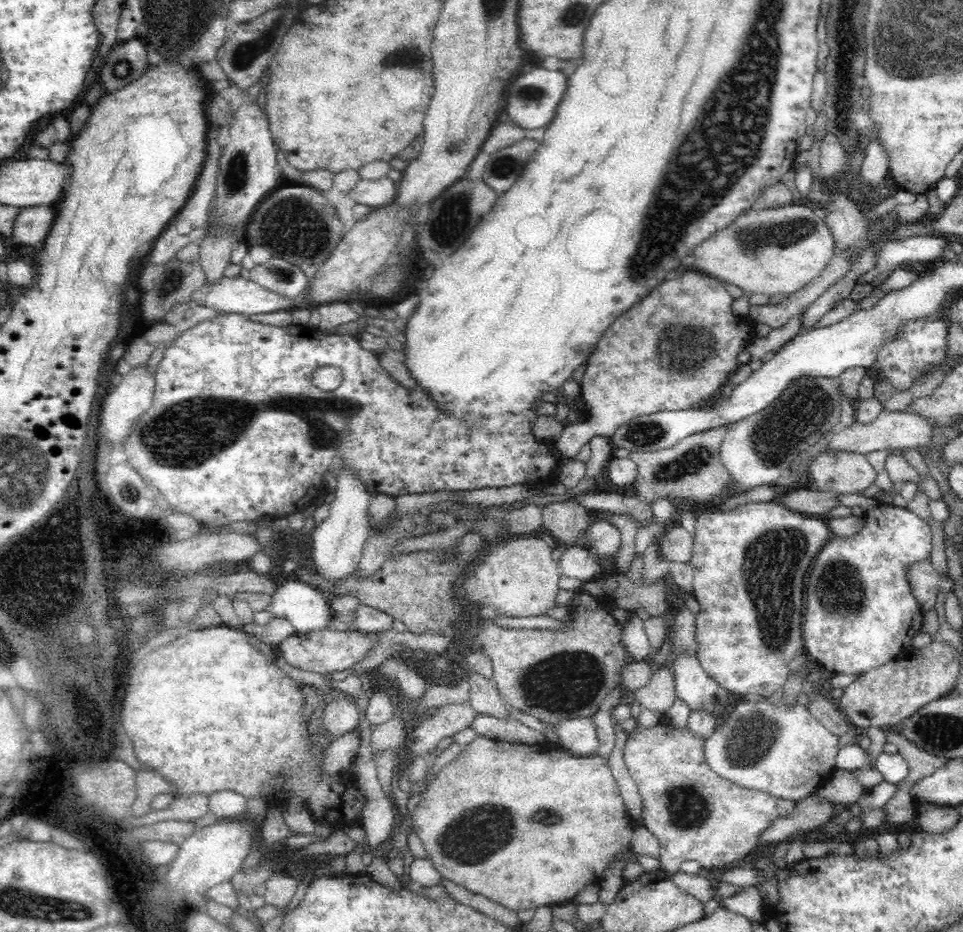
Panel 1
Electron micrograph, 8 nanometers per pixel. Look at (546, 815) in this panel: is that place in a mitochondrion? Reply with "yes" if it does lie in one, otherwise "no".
yes

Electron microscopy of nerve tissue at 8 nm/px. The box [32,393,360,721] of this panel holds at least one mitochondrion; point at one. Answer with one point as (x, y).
(130, 495)

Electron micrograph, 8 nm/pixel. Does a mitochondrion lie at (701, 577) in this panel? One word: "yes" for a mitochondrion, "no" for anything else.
no

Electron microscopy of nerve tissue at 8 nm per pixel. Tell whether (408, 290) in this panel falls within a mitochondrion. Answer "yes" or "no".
no

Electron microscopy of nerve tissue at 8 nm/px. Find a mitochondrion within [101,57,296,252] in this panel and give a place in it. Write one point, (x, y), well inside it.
(237, 172)

